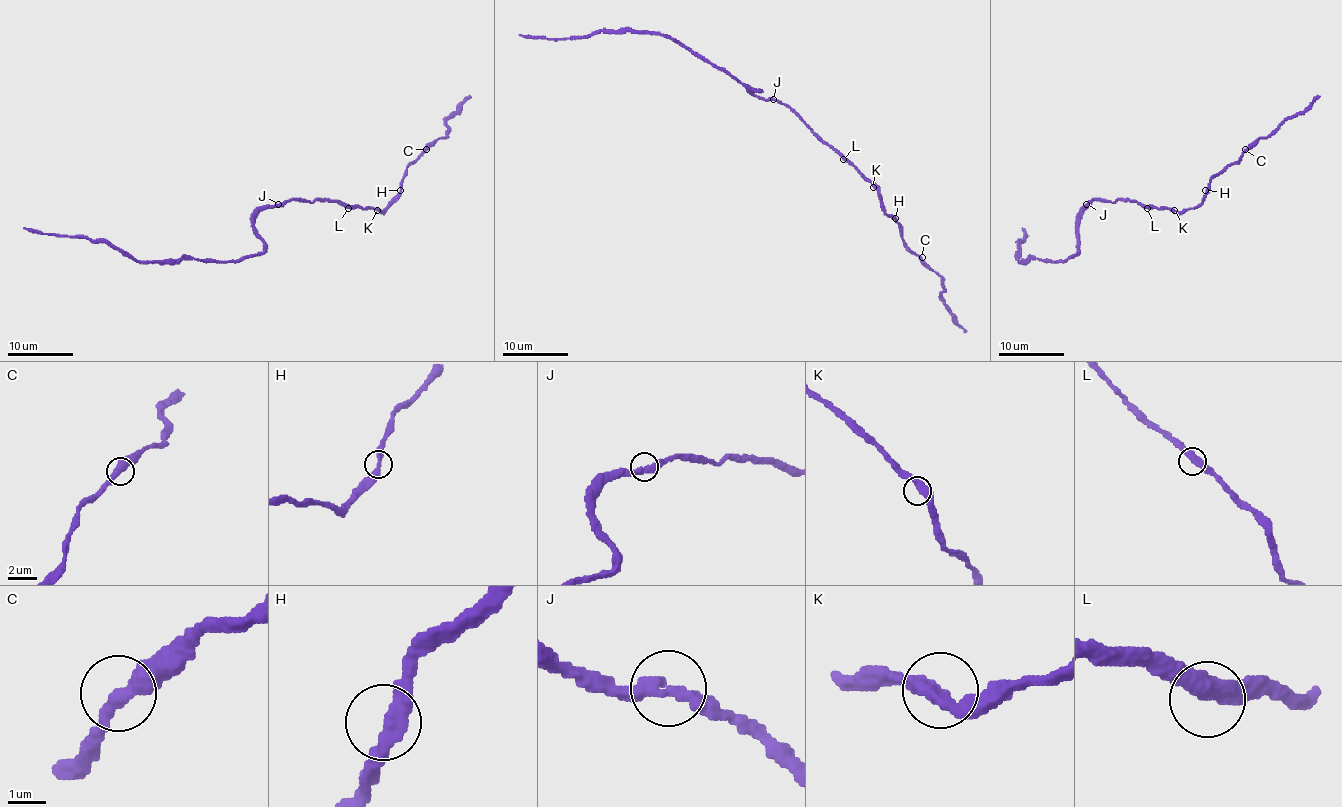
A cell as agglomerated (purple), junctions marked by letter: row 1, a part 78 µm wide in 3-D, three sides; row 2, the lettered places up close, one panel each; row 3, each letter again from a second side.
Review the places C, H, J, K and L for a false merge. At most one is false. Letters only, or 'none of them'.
none of them

